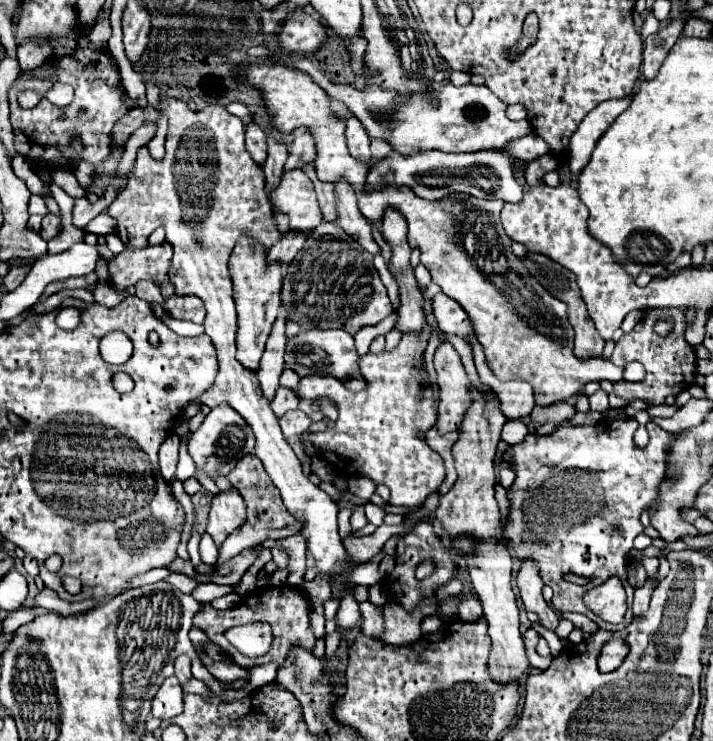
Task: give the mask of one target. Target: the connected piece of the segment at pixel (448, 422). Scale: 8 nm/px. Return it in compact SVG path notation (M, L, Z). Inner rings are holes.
M442 341L438 345L434 353L434 369L440 387L438 433L444 435L448 431L458 429L462 413L466 411L466 405L470 405L470 397L466 397L466 385L470 385L470 381L464 371L460 355L448 341Z

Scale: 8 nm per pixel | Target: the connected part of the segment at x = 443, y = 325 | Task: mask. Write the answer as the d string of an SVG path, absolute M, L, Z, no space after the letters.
M436 295L432 299L432 309L436 315L436 321L440 325L440 329L448 335L458 335L462 339L468 341L470 335L474 335L474 327L472 321L468 317L468 313L462 309L462 305L446 295Z

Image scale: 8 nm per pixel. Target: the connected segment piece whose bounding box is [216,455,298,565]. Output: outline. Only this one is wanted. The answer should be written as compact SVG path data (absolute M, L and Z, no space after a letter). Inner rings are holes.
M256 455L242 457L234 465L234 469L228 473L228 481L244 497L246 521L238 529L234 529L234 533L230 533L230 537L226 537L226 541L218 549L216 565L222 565L224 561L230 561L232 557L236 557L246 547L256 547L256 545L260 545L260 543L264 543L268 539L280 539L280 537L290 537L290 535L298 533L298 521L294 521L294 517L290 517L290 513L286 513L286 507L282 503L282 497L280 497L276 485L270 481L262 461L258 461Z

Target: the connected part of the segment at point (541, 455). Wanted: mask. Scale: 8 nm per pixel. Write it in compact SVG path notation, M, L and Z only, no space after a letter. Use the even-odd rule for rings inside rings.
M632 417L604 419L598 425L572 425L570 421L564 421L550 435L528 433L522 443L510 447L504 455L504 461L508 461L510 469L516 473L516 479L508 489L510 511L502 525L504 545L508 549L514 549L520 561L536 561L542 581L554 591L552 605L556 611L588 615L600 625L600 629L608 631L620 631L630 625L632 613L626 613L626 619L620 625L604 623L600 617L586 609L582 595L612 575L626 579L626 553L632 549L634 537L642 533L640 515L644 511L650 511L660 495L660 485L666 481L670 445L676 441L674 433L660 429L660 425L650 421L646 425L650 441L646 447L638 447L634 443L636 429L638 421ZM568 575L572 575L572 581L566 581Z

